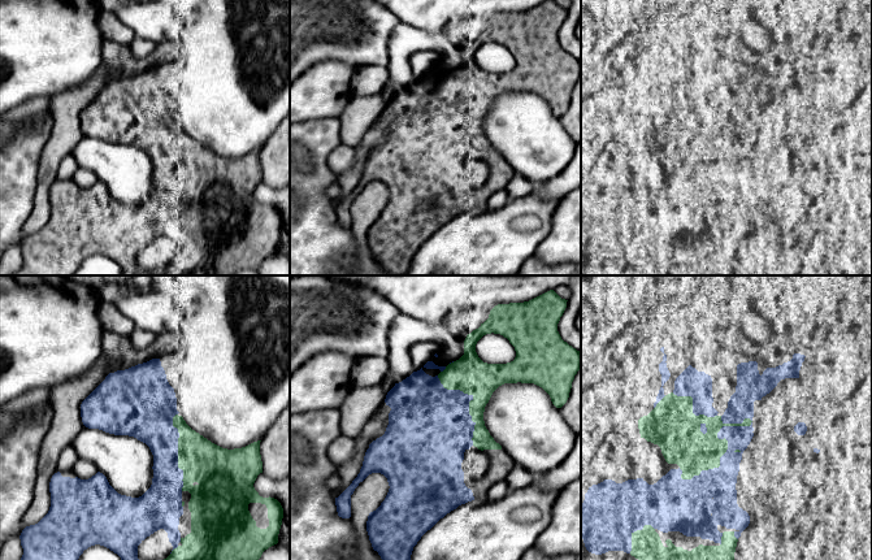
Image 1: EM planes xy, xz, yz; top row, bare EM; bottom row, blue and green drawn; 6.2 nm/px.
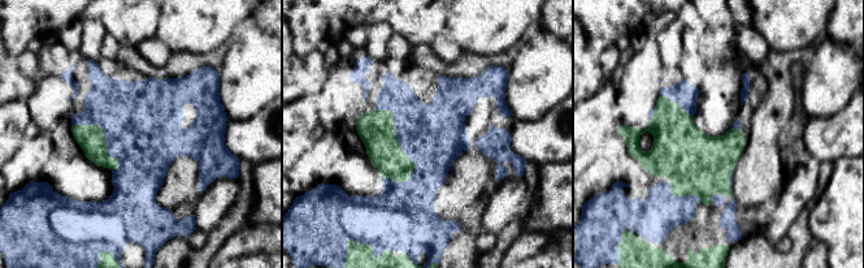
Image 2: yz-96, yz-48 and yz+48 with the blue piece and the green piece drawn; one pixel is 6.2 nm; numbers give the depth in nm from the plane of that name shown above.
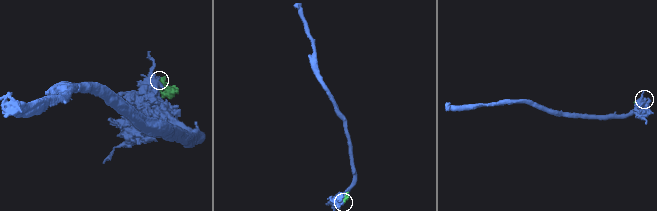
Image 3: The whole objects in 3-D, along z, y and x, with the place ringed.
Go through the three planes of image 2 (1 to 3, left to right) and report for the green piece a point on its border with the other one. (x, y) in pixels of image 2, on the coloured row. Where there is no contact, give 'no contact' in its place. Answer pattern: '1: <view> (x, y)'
1: yz-96 (103, 134)
2: yz-48 (396, 138)
3: yz+48 (619, 243)

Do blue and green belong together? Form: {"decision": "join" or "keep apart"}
{"decision": "join"}

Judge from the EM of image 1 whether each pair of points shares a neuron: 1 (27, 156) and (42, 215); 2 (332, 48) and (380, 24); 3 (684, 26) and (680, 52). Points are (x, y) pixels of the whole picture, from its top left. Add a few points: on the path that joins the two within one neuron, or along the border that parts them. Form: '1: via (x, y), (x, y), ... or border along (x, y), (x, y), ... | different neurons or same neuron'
1: border along (39, 159), (34, 207), (27, 218) | different neurons
2: via (345, 46), (359, 46), (369, 35), (373, 35) | same neuron
3: via (680, 33), (680, 46) | same neuron

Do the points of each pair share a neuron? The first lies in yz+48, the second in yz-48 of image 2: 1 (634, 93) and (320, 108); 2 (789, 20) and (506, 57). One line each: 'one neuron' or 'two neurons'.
1: one neuron
2: two neurons

